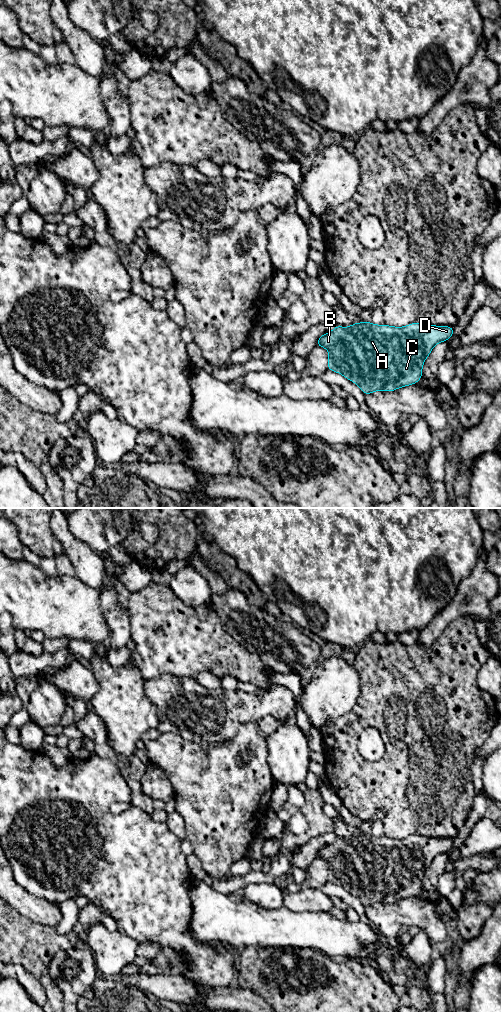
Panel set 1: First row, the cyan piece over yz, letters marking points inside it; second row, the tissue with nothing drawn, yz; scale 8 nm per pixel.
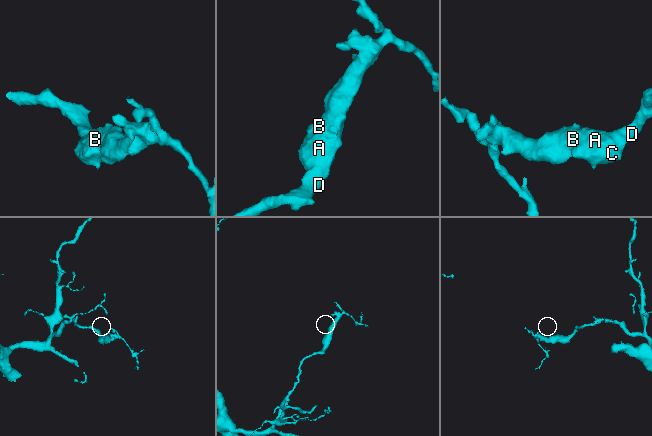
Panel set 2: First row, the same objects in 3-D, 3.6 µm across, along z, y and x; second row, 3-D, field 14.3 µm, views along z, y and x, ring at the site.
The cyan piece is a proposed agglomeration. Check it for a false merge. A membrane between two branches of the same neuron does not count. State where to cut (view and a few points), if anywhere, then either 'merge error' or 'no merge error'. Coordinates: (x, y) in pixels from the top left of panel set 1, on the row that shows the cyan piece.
no cut; no merge error

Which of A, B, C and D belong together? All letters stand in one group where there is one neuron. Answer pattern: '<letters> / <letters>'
A B C D

